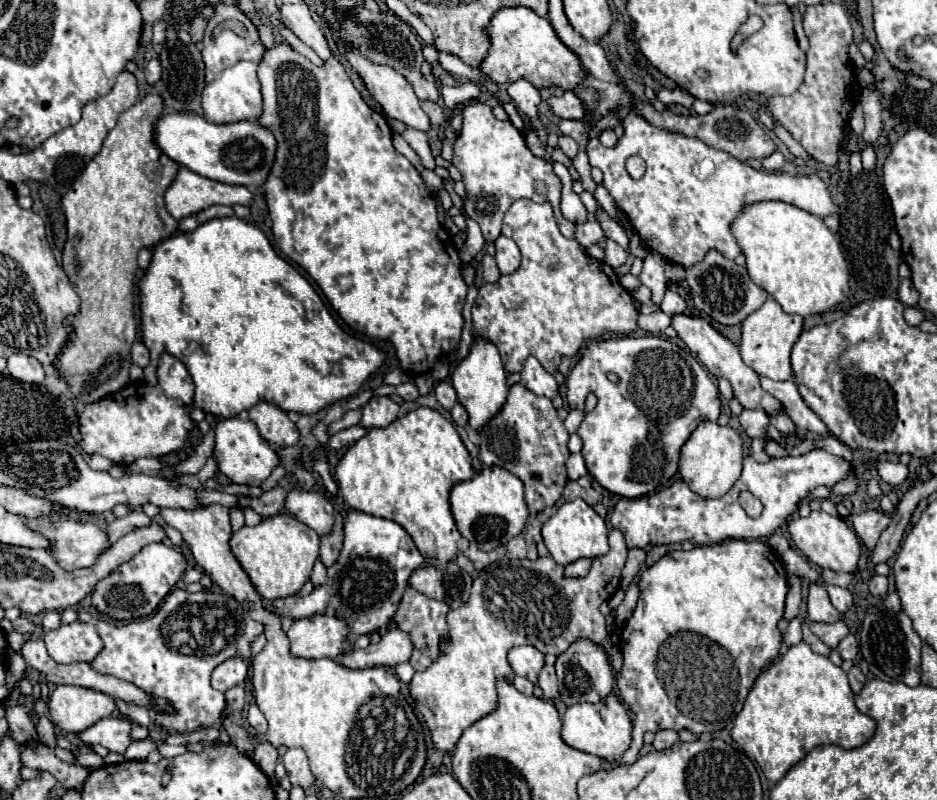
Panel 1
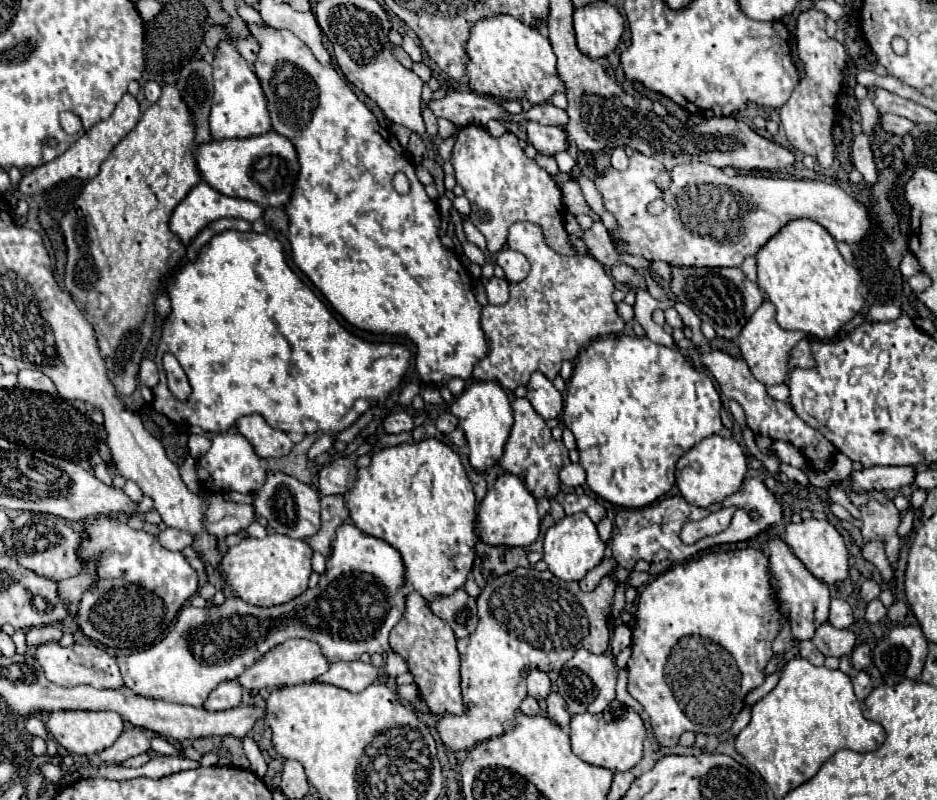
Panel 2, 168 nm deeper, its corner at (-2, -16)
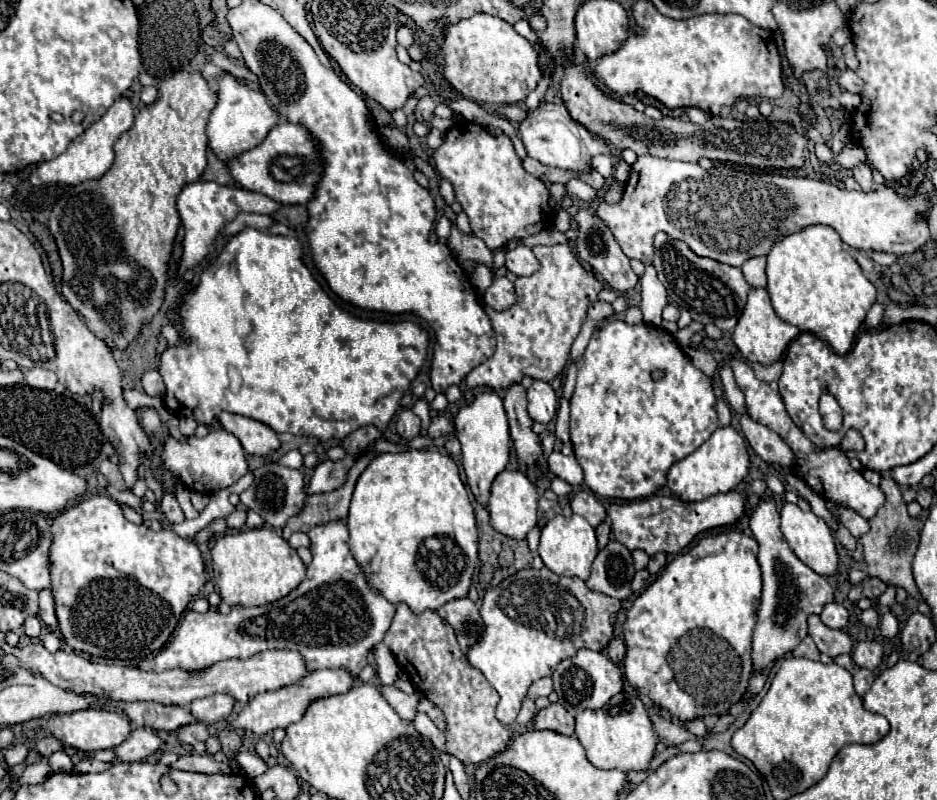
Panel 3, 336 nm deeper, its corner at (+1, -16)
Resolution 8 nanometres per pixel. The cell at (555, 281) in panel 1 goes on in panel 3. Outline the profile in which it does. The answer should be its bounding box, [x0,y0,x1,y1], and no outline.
[467,244,603,390]

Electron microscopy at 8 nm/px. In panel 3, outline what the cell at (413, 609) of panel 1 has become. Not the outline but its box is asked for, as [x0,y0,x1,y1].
[383,604,511,766]

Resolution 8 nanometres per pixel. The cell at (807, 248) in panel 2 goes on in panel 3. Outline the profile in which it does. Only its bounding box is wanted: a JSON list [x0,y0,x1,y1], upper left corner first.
[767,226,877,354]

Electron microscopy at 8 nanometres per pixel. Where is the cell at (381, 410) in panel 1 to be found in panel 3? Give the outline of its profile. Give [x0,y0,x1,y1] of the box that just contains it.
[397,408,421,440]

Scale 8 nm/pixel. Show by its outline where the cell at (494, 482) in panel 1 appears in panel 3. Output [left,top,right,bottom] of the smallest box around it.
[489,470,539,540]

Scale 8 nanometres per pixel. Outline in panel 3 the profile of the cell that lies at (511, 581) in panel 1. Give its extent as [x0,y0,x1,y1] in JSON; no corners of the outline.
[467,566,621,726]

